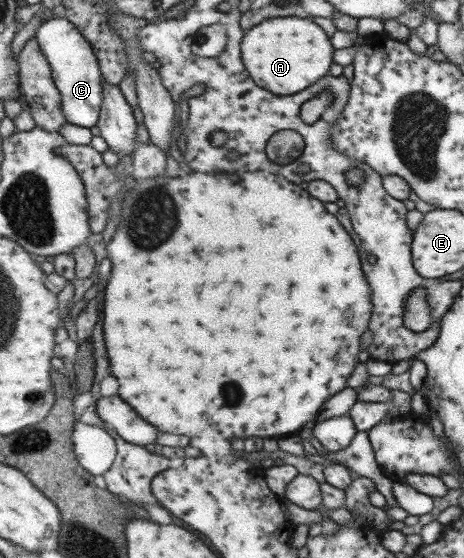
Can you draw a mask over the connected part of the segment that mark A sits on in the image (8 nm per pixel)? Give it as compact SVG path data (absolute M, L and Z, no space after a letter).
M308 16L273 17L243 36L241 59L257 86L275 95L288 96L306 90L329 75L335 49L330 36Z

